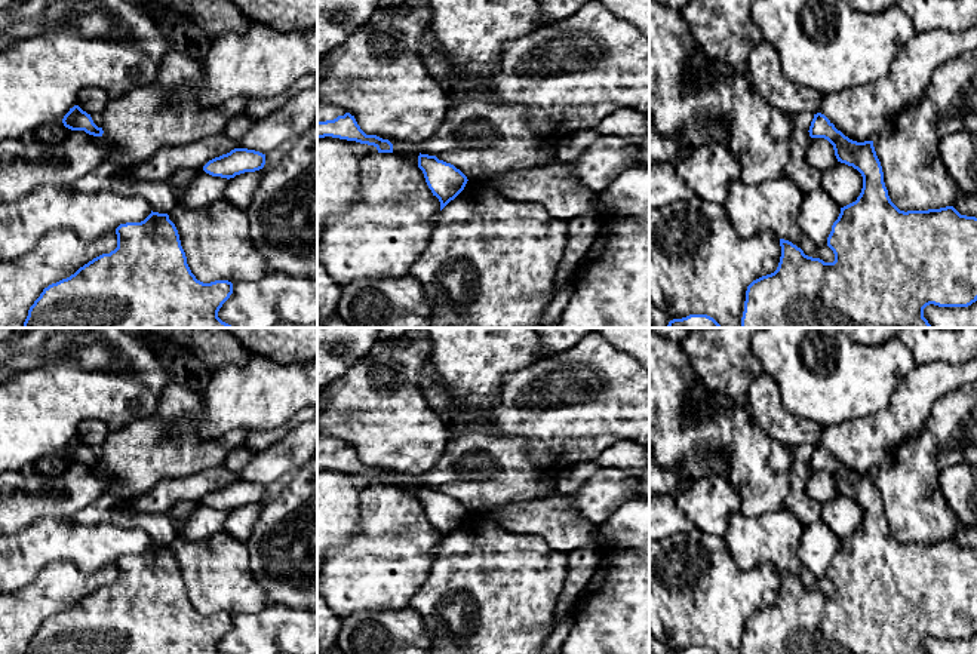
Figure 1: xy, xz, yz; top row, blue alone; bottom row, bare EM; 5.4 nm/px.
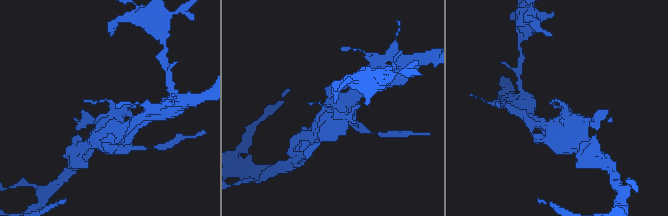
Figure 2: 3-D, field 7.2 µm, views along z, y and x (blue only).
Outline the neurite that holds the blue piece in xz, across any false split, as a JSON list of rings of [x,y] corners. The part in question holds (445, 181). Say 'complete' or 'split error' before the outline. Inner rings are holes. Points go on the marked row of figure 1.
complete | [[[420,153],[418,168],[433,196],[439,199],[440,211],[464,190],[468,181],[460,169],[436,156]]]

